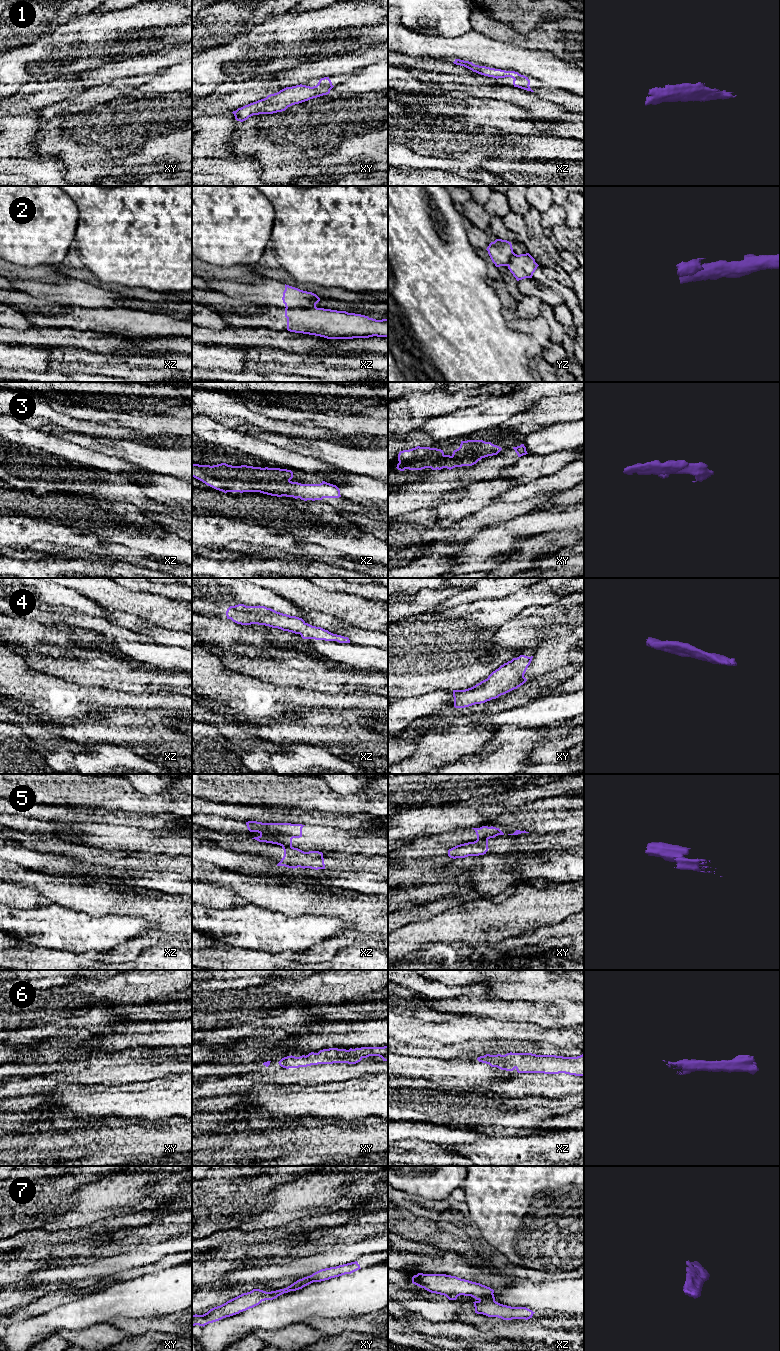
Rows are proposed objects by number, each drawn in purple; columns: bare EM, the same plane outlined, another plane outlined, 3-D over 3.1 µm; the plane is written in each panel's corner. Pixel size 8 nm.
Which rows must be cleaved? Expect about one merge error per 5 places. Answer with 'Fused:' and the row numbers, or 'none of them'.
Fused: 2, 5

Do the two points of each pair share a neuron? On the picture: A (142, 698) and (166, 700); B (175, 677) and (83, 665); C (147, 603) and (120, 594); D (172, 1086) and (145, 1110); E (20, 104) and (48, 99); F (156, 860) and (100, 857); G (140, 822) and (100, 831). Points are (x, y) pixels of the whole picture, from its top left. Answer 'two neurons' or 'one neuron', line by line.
A: one neuron
B: one neuron
C: one neuron
D: one neuron
E: one neuron
F: one neuron
G: two neurons

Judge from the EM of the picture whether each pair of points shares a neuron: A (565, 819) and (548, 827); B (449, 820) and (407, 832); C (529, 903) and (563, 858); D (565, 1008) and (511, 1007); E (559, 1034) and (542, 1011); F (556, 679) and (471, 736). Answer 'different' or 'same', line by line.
A: same
B: same
C: different
D: same
E: different
F: same

